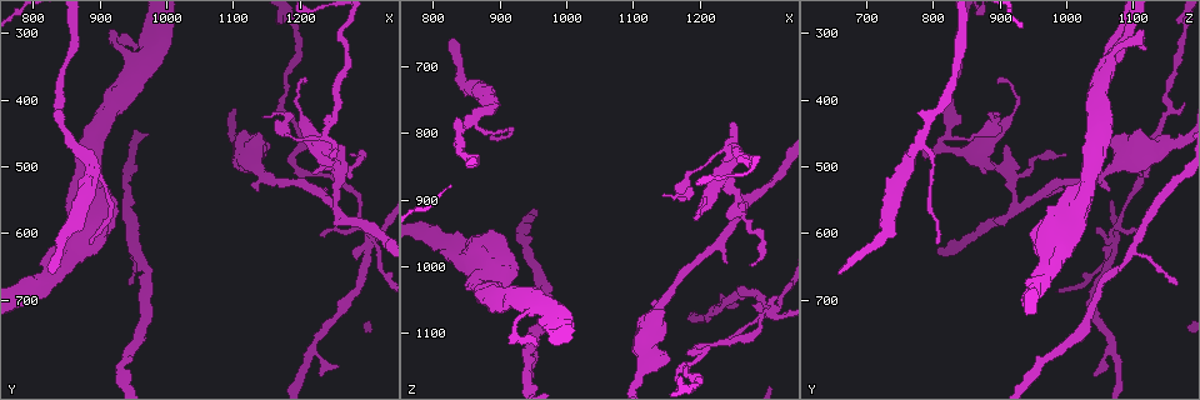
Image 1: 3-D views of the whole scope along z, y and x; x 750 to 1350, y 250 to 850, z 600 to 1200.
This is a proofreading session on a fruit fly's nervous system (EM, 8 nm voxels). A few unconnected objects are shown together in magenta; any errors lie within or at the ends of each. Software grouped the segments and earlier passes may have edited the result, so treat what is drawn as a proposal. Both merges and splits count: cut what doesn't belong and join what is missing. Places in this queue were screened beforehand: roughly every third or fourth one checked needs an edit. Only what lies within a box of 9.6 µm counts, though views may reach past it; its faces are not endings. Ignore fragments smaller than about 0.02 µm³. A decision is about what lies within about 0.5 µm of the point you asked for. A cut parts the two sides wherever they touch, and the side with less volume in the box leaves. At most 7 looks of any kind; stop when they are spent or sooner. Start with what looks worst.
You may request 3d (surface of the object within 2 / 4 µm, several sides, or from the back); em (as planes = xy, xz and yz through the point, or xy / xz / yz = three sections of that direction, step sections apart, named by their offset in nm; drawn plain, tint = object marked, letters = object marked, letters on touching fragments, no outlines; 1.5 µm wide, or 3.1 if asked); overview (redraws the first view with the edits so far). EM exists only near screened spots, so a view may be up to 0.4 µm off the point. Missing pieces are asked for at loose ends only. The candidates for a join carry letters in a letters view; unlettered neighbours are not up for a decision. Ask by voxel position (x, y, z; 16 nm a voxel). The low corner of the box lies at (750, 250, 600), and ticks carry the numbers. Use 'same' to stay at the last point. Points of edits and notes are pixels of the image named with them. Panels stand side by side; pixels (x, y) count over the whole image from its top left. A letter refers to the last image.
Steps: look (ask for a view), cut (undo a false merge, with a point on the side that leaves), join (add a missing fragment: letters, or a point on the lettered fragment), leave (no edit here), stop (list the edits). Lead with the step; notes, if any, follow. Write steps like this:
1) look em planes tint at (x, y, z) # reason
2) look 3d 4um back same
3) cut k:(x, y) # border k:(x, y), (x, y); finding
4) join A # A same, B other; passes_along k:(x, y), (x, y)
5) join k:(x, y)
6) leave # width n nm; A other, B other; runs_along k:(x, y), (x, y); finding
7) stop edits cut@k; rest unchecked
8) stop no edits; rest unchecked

look 3d 4um at (1305, 625, 1070) # looks like a crossing

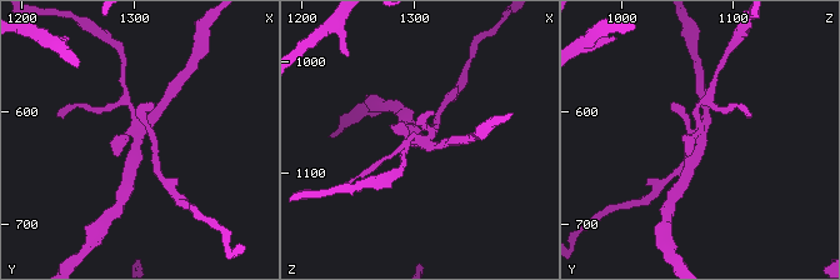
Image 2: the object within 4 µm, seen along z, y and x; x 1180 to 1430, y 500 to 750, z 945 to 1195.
look em yz step 8 tint at (1304, 622, 1072)

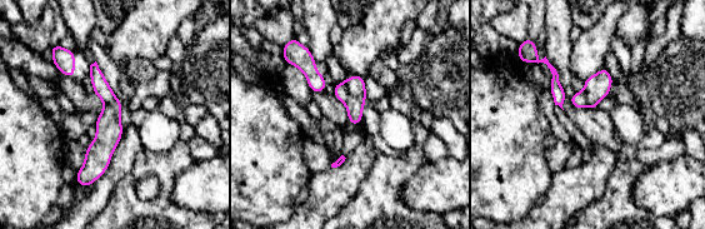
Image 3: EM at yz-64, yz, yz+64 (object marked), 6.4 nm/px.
look em xy step 4 letters same # cut it another way

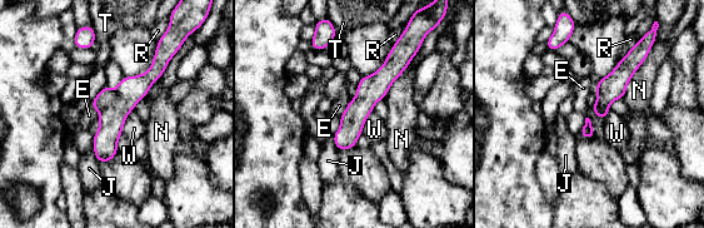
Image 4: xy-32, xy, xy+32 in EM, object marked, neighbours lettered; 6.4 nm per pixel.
cut 4:(105, 97) # E other, J other, N other, R other, T other, W other; border 4:(116, 90), (118, 98), (101, 110); a second neuron is stuck on

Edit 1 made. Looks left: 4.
look overview # redraw

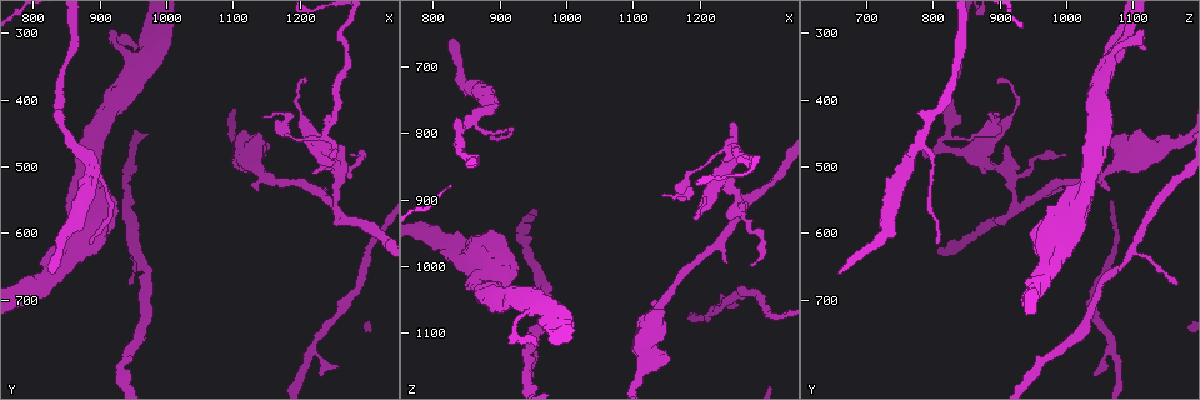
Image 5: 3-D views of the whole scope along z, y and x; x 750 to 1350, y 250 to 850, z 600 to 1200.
look 3d 4um at (940, 675, 1170) # thin end

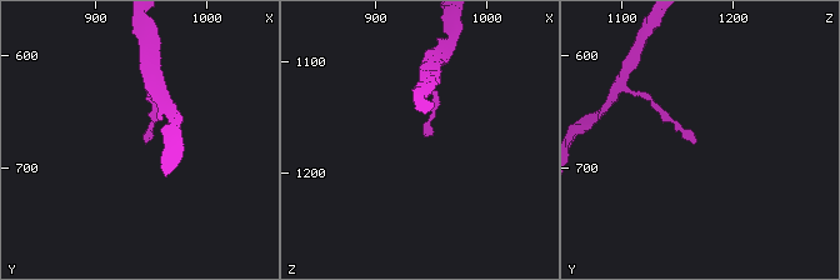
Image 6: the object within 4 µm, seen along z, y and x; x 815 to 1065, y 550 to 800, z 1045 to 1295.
look em planes letters at (942, 674, 1164)

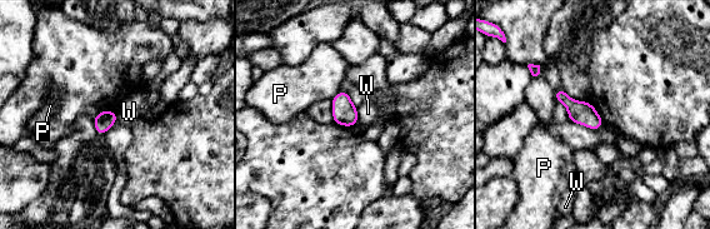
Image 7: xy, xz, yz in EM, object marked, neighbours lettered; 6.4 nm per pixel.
leave # longest_contact W 100 nm; P other, W other; border 7:(339, 90), (331, 99); none of them fits

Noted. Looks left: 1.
stop edits cut@4; rest unchecked

